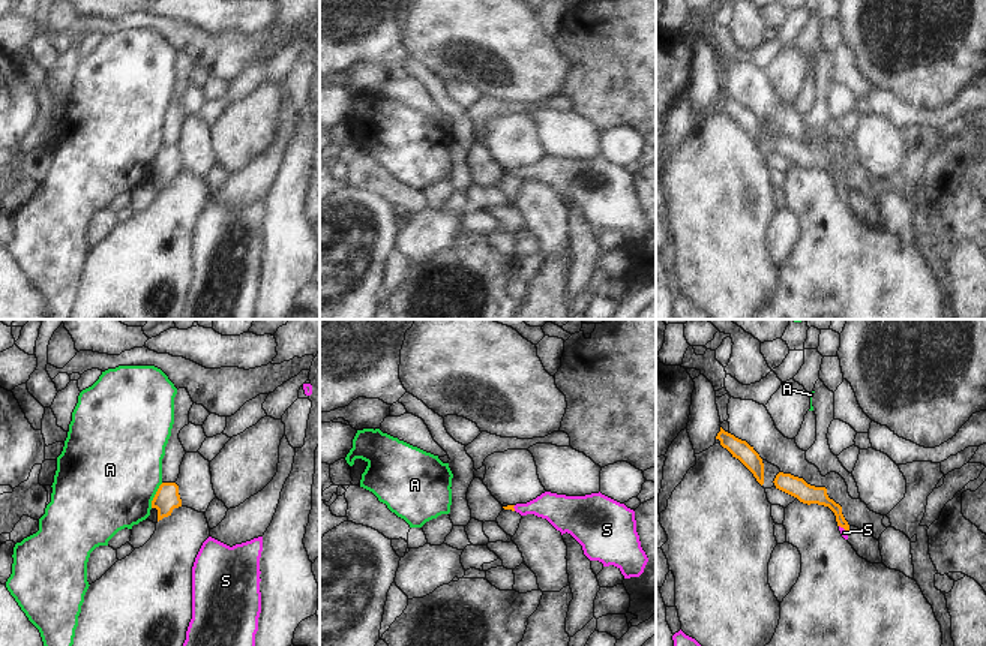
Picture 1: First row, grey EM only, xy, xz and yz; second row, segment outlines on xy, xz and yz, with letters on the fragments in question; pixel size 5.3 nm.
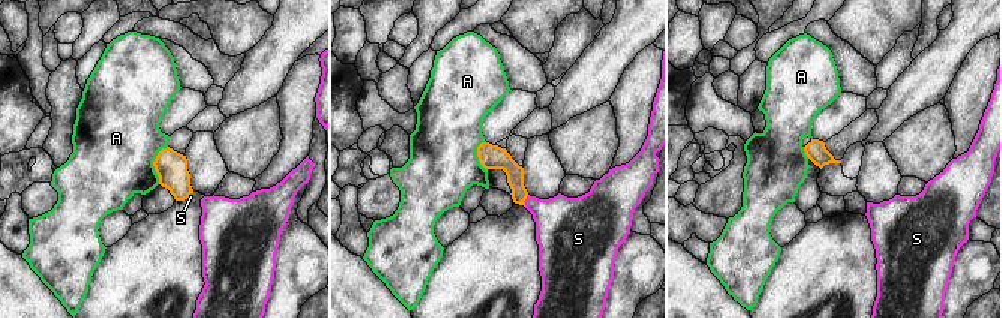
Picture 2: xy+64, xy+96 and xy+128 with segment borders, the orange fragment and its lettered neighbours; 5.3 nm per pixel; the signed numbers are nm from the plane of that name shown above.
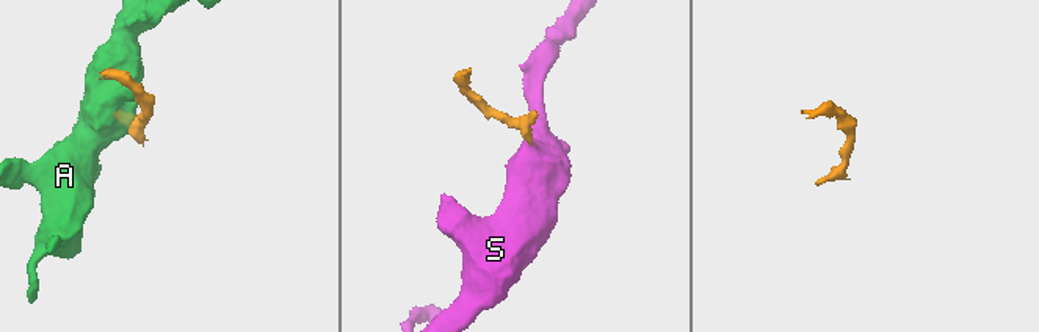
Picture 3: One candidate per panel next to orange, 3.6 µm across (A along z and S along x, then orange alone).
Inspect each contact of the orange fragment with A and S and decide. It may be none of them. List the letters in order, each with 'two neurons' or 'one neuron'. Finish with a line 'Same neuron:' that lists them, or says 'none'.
A: two neurons
S: one neuron
Same neuron: S

